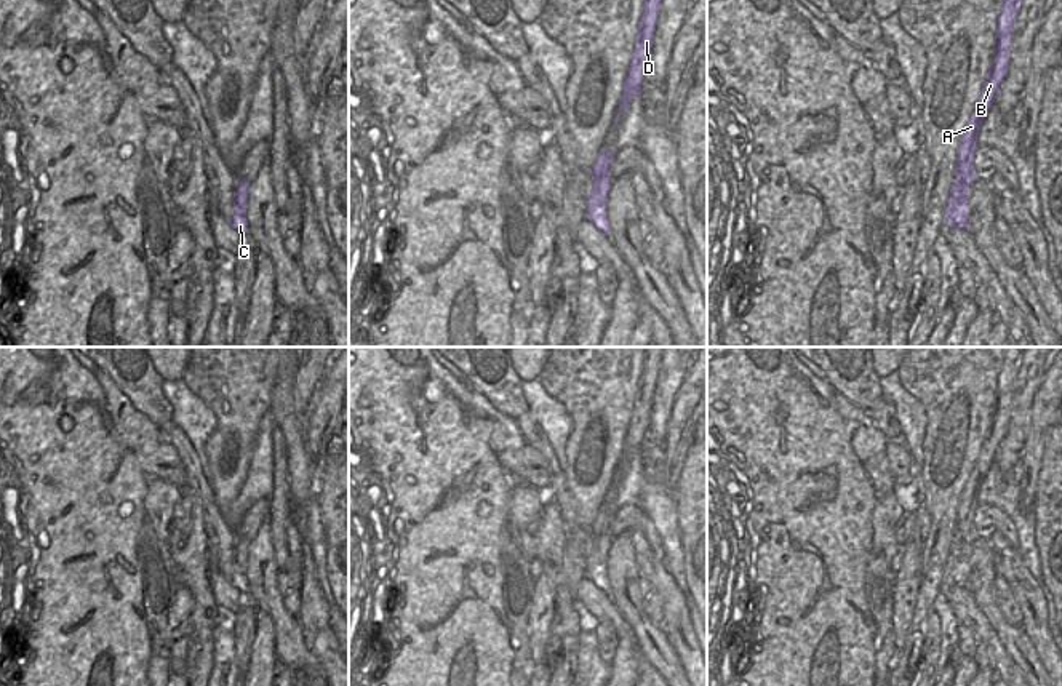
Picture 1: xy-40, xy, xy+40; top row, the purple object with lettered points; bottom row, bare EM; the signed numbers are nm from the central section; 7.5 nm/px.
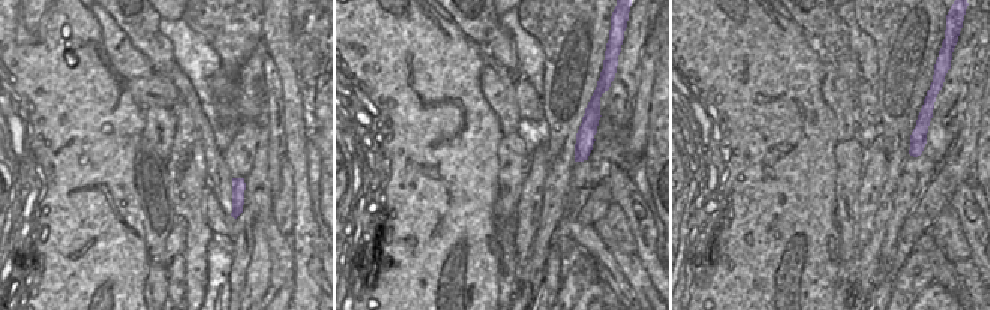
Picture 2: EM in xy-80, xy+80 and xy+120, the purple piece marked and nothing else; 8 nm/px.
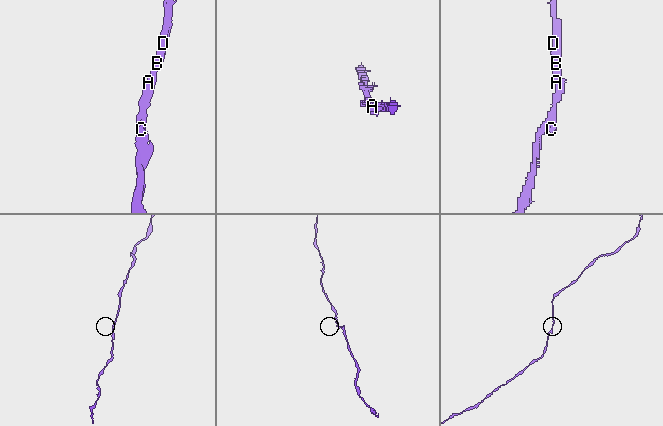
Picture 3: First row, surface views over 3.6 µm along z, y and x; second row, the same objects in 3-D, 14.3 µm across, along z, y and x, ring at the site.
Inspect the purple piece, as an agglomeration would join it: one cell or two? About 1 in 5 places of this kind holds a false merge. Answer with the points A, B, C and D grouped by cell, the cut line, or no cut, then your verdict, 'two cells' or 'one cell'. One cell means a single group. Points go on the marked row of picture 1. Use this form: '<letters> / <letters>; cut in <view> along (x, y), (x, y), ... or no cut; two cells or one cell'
A B C D; no cut; one cell

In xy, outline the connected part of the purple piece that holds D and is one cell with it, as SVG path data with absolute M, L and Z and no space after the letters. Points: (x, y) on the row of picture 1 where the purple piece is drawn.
M645 0L630 69L624 82L622 101L617 107L617 112L621 114L625 114L625 109L633 96L641 96L641 83L651 66L651 46L654 43L654 30L661 2L662 0Z

